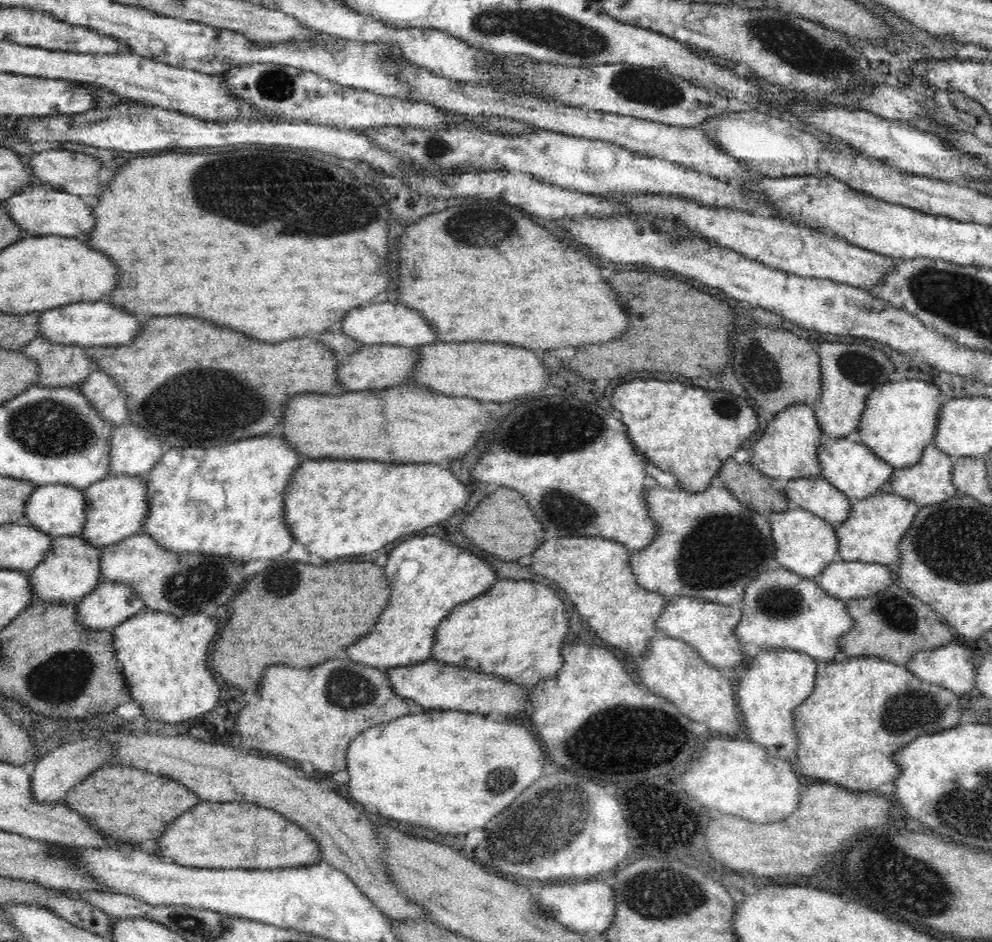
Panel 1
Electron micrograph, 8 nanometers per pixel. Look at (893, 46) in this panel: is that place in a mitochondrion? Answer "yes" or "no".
no

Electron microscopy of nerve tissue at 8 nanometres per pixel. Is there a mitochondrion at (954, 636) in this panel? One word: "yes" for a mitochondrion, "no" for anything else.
no

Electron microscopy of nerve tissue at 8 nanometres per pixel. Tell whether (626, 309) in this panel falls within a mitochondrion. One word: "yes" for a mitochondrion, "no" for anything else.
no

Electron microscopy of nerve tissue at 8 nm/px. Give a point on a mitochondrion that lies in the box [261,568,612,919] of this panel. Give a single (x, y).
(561, 805)

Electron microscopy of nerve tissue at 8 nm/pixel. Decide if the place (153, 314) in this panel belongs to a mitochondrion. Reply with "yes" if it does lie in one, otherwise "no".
no

